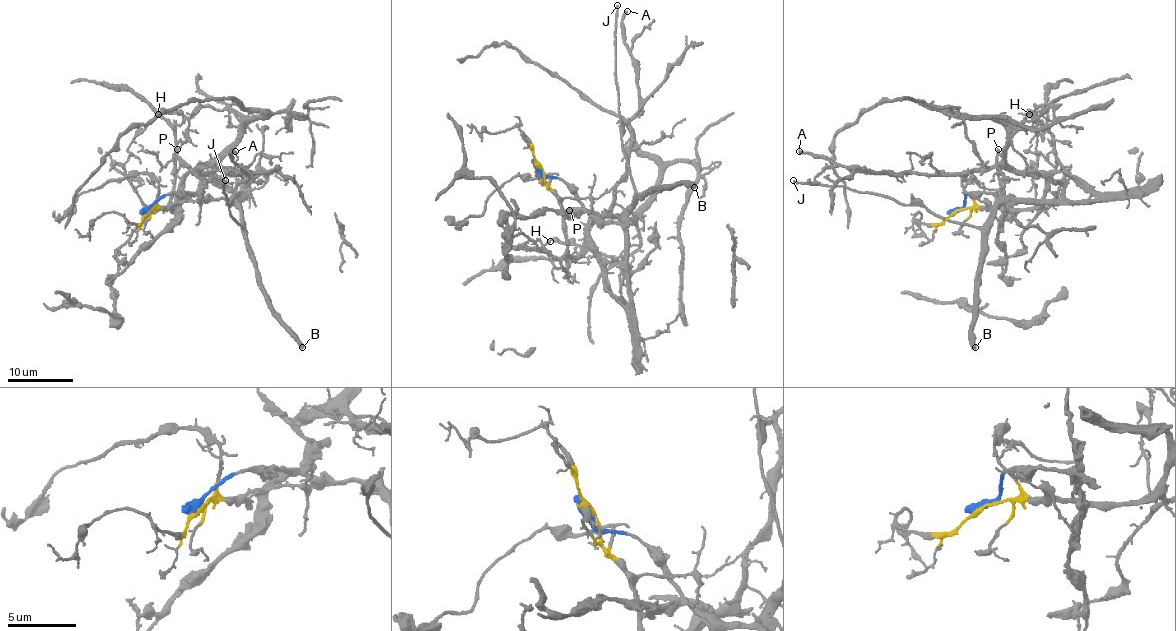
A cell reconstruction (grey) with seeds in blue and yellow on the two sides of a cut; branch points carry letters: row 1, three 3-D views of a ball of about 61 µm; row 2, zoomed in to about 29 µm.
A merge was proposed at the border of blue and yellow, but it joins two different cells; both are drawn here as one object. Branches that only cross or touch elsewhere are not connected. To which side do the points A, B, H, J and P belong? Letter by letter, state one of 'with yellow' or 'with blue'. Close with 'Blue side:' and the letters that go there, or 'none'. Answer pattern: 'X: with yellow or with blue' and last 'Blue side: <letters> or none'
A: with yellow
B: with blue
H: with yellow
J: with blue
P: with blue
Blue side: B, J, P

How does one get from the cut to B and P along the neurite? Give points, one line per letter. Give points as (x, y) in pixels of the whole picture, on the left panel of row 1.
B: (147, 211), (175, 192), (227, 198), (242, 213), (257, 284), (273, 317), (303, 348)
P: (147, 211), (152, 205), (175, 192), (194, 193), (199, 188), (199, 180), (181, 162), (176, 154), (178, 149)

